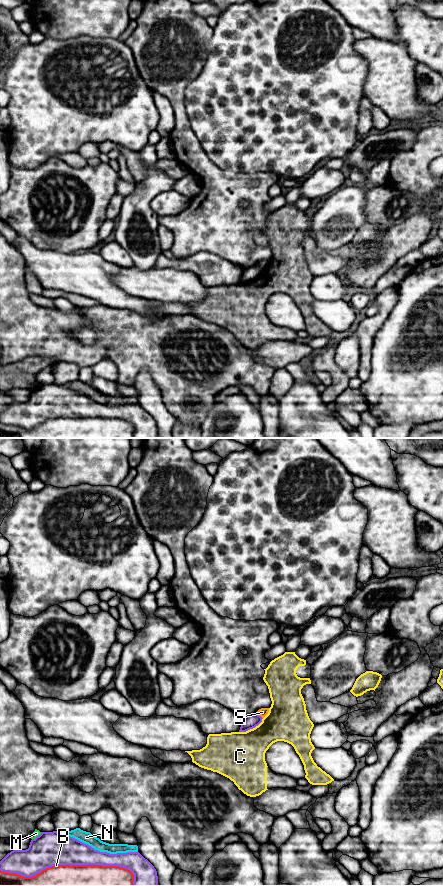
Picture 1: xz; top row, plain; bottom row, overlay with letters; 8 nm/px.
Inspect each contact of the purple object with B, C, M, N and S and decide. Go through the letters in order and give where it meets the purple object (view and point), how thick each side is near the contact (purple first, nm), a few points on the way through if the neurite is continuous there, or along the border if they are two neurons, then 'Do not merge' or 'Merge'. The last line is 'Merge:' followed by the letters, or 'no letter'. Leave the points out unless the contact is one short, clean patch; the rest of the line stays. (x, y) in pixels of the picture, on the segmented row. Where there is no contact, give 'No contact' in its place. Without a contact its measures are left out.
B: Touches purple at xz (70, 865). Thickness 280 nm (purple) against 340 nm. Do not merge
C: Touches purple at xz (251, 728). Thickness 110 nm (purple) against 400 nm. Do not merge
M: Touches purple at xz (37, 836). Thickness 280 nm (purple) against 50 nm. Do not merge
N: Touches purple at xz (99, 851). Thickness 220 nm (purple) against 100 nm. Do not merge
S: Touches purple at xz (259, 715). Thickness 110 nm (purple) against 70 nm. Boundary: xz (256, 713), (262, 718). Do not merge
Merge: no letter

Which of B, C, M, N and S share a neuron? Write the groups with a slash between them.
B / C / M / N / S

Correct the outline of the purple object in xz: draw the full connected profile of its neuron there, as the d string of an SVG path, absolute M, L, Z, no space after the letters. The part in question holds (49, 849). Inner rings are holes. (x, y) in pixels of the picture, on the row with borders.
M57 831L41 832L31 840L28 849L8 853L0 861L0 870L32 877L56 865L119 866L134 874L133 886L158 886L156 869L139 852L100 852Z

